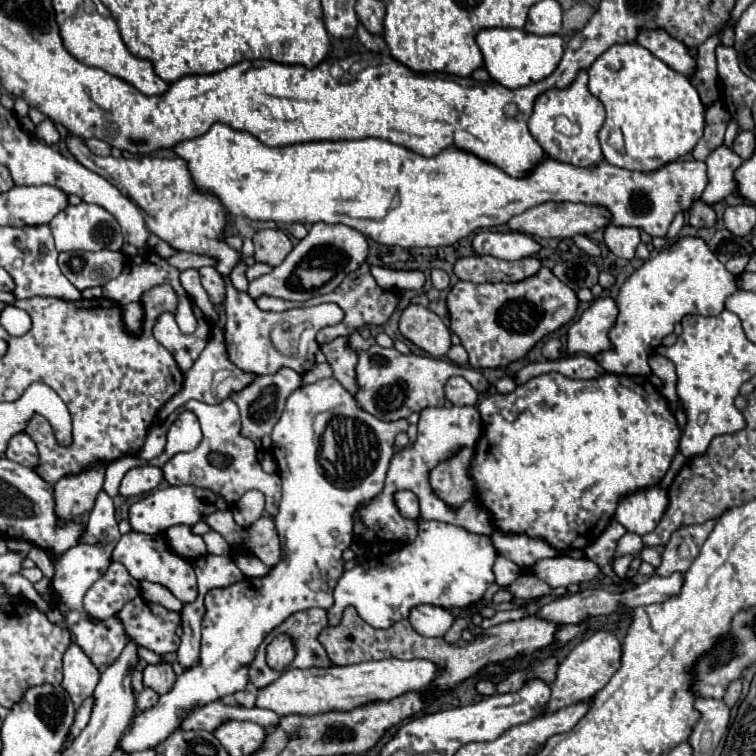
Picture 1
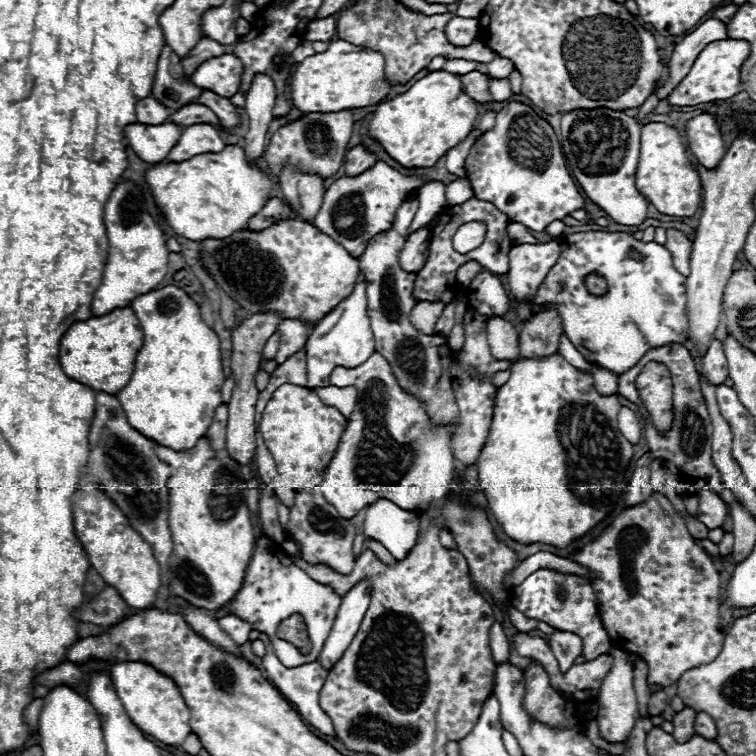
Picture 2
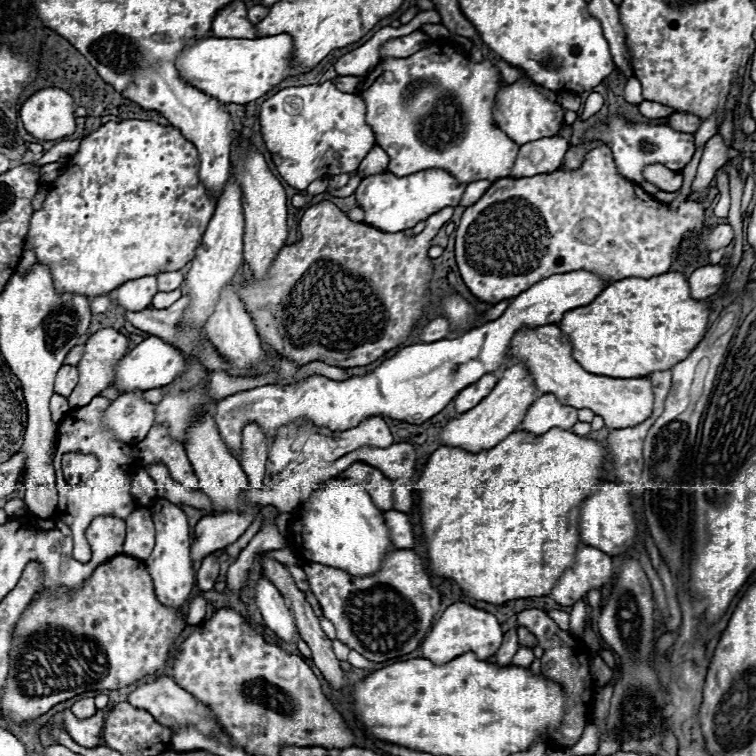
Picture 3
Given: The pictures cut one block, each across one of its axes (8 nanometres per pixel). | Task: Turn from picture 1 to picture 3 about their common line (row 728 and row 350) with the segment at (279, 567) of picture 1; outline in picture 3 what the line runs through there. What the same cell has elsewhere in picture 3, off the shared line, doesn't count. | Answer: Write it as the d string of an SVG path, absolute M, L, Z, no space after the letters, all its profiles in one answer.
M150 336L144 342L140 342L136 348L128 350L118 360L118 364L114 366L116 374L112 380L112 388L118 392L146 392L150 388L162 388L162 386L170 384L184 370L186 370L186 362L184 362L182 354L174 346L166 344L164 340Z

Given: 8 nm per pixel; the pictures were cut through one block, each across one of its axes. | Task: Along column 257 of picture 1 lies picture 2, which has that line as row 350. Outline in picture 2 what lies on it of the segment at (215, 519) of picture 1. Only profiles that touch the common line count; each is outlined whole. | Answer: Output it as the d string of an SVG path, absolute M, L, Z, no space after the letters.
M542 304L534 316L522 324L520 358L542 358L558 352L558 338L562 334L562 318L554 304Z

